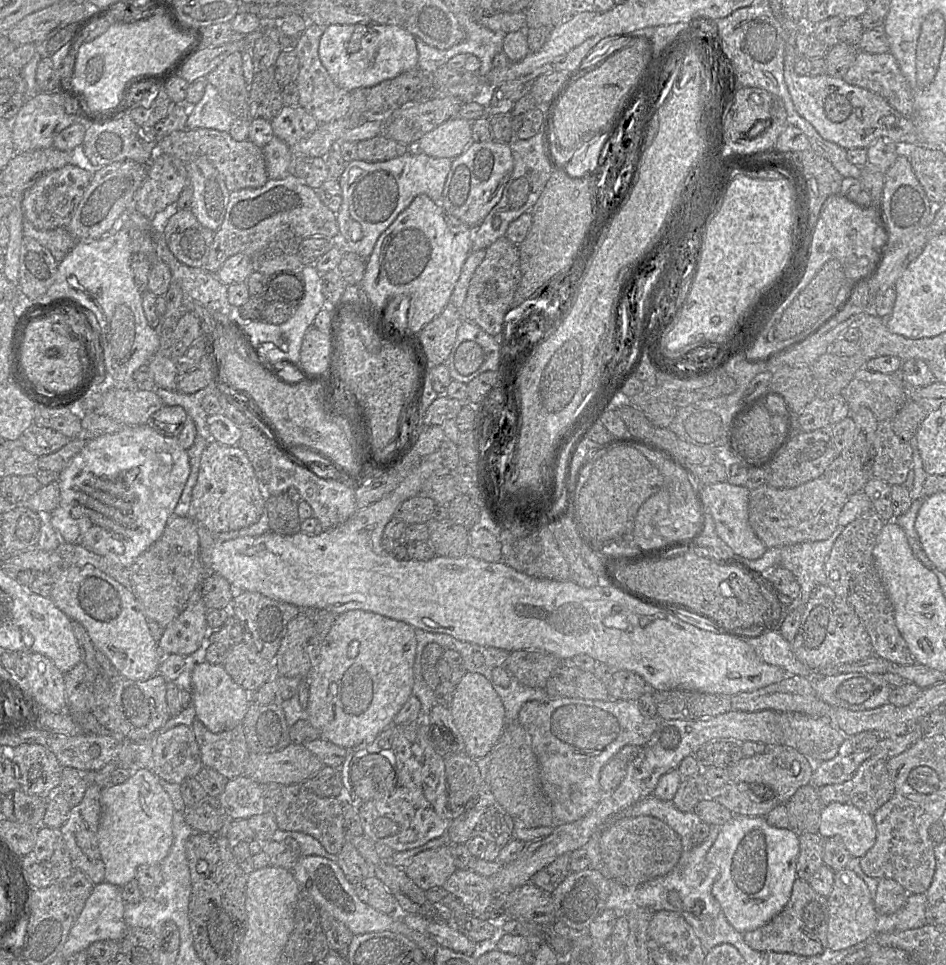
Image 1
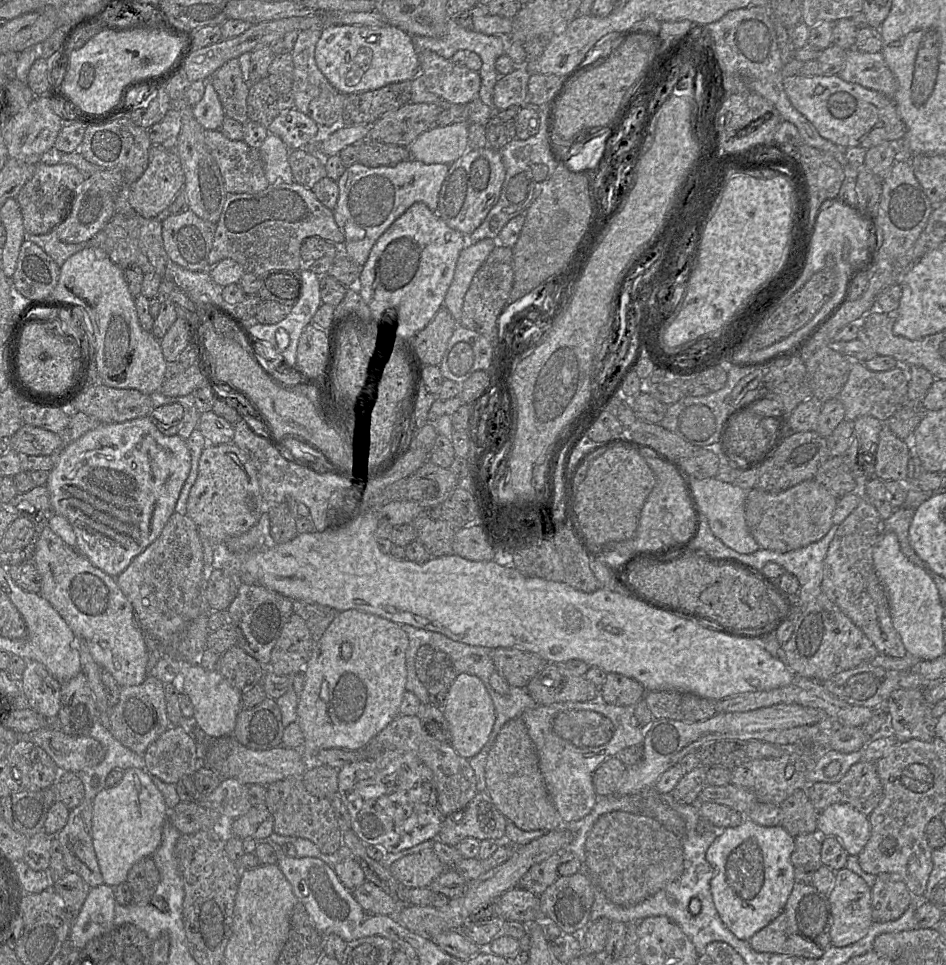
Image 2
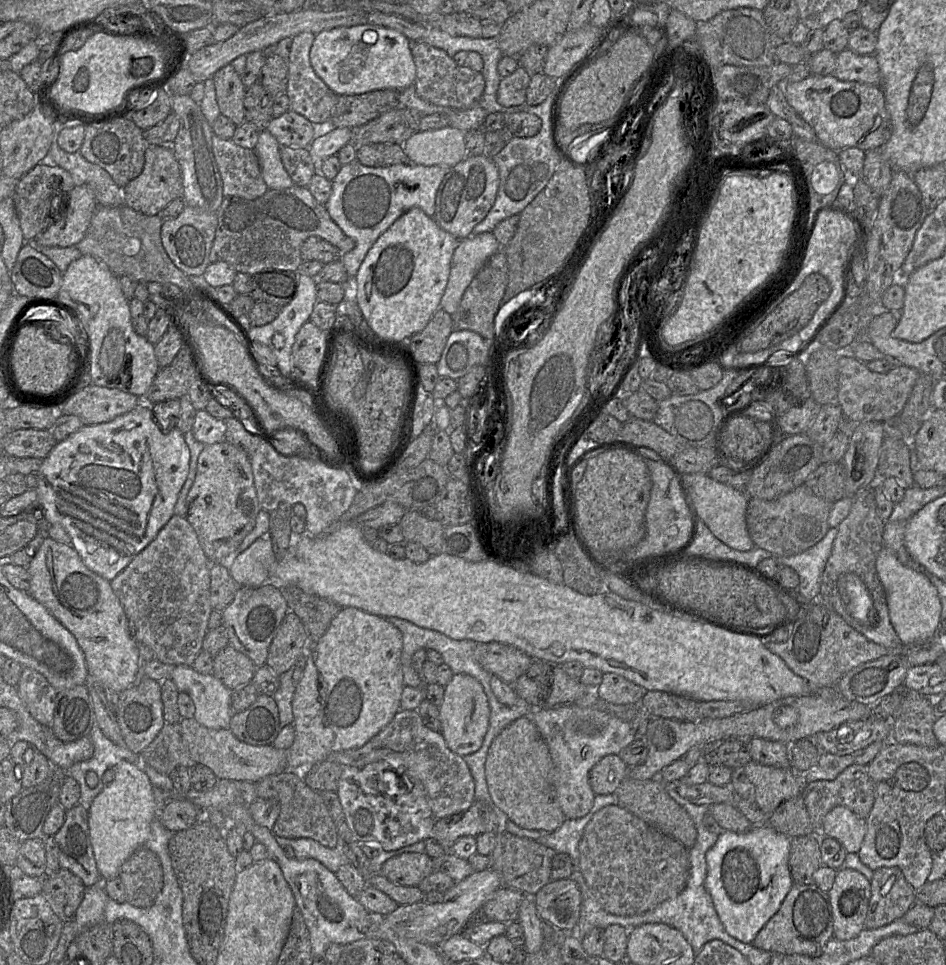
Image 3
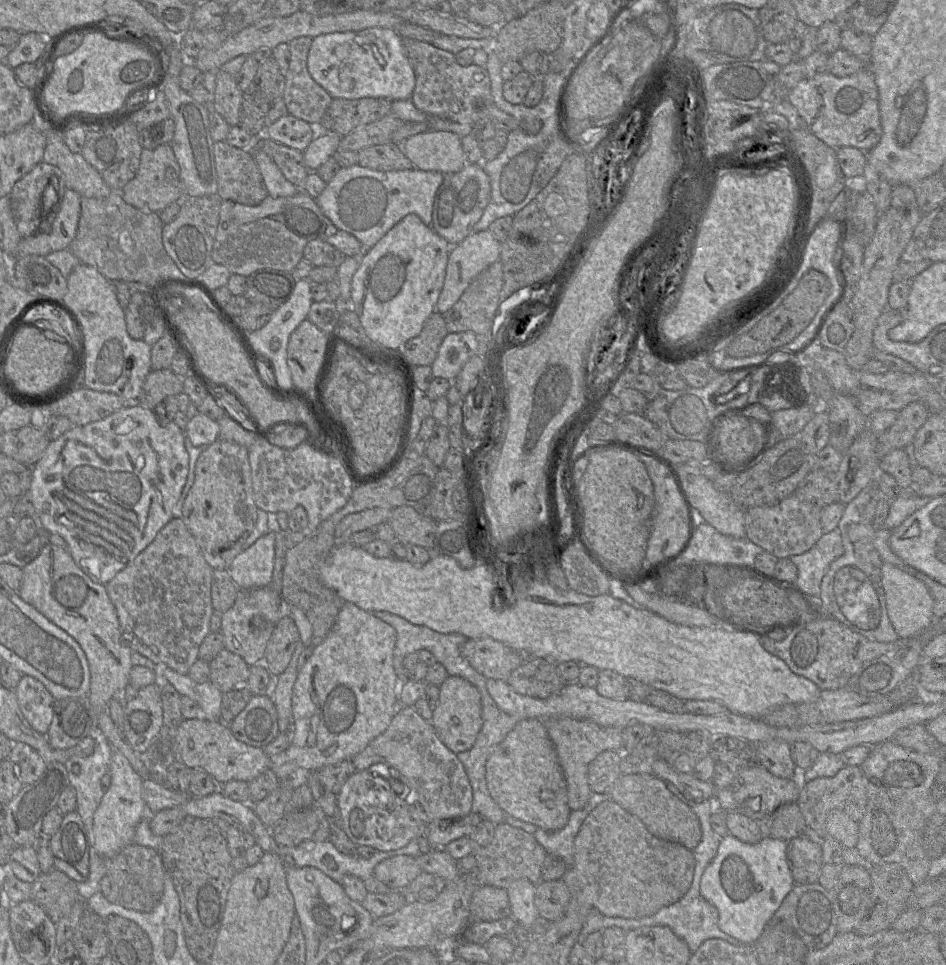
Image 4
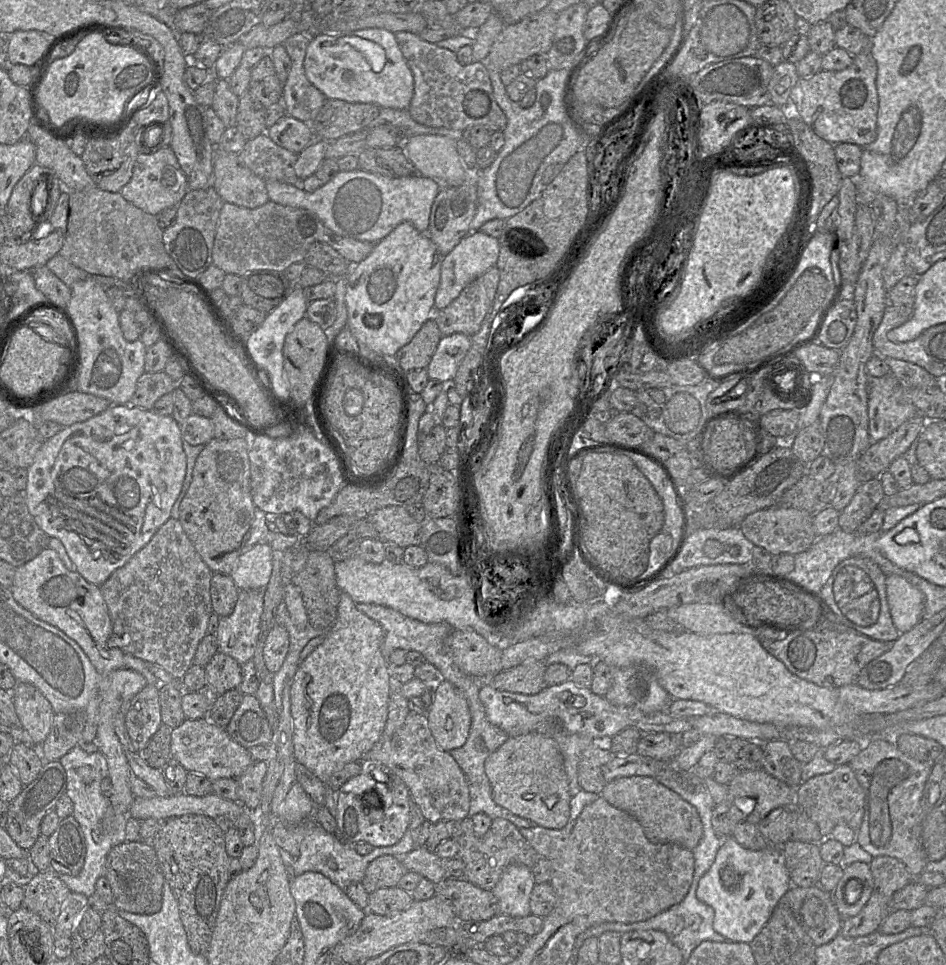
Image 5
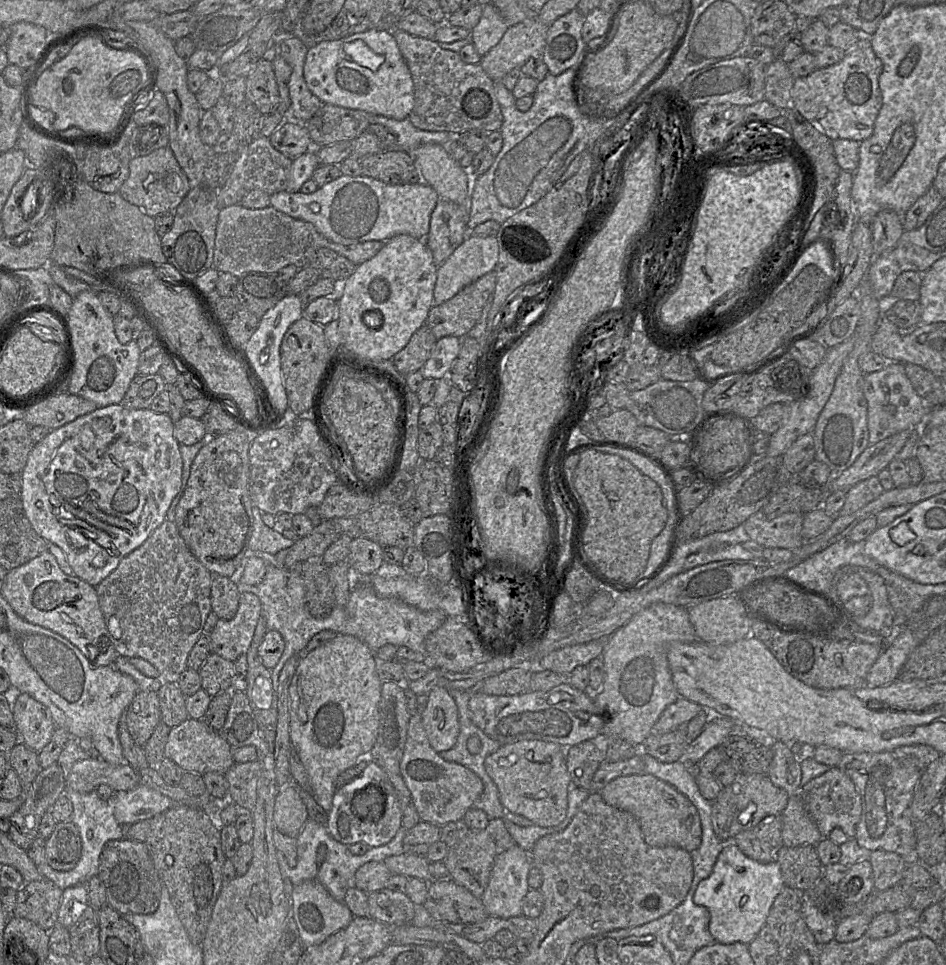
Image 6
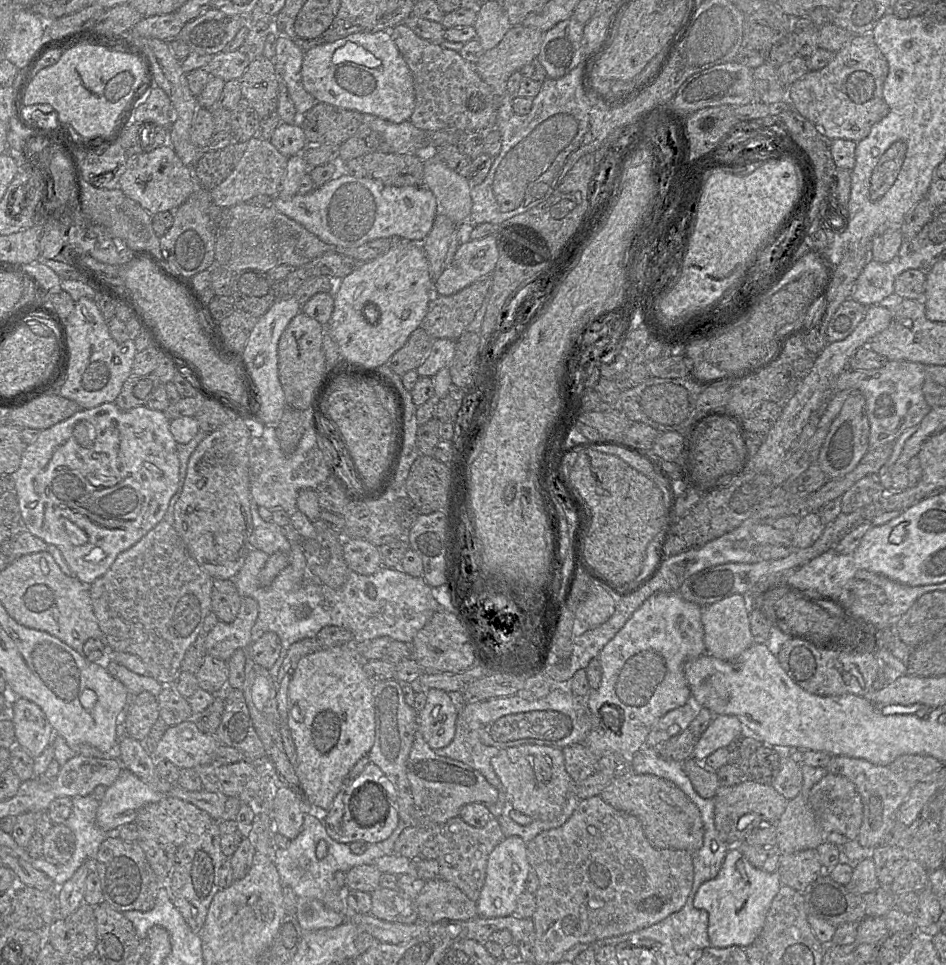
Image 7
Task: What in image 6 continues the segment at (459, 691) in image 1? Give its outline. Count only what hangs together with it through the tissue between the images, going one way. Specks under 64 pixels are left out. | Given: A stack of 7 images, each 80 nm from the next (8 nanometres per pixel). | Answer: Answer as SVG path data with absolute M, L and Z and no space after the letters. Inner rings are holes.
M434 687L428 693L428 703L421 719L429 743L437 753L455 745L459 735L458 708L446 688Z

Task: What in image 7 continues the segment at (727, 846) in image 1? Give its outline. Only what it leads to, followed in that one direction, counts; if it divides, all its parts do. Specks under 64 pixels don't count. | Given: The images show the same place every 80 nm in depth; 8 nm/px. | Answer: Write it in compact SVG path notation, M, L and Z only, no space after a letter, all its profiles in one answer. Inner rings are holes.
M731 846L719 874L697 890L693 905L708 913L708 937L712 947L747 948L758 937L766 921L772 900L782 886L777 871L765 872L754 867L736 846Z

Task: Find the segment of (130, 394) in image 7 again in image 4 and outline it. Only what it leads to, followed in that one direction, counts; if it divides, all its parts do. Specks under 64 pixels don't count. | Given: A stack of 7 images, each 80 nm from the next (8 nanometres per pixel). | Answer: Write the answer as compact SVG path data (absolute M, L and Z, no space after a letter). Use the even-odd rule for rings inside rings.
M170 368L151 370L144 380L138 403L154 409L167 396L179 395L181 392L183 392L183 378Z

